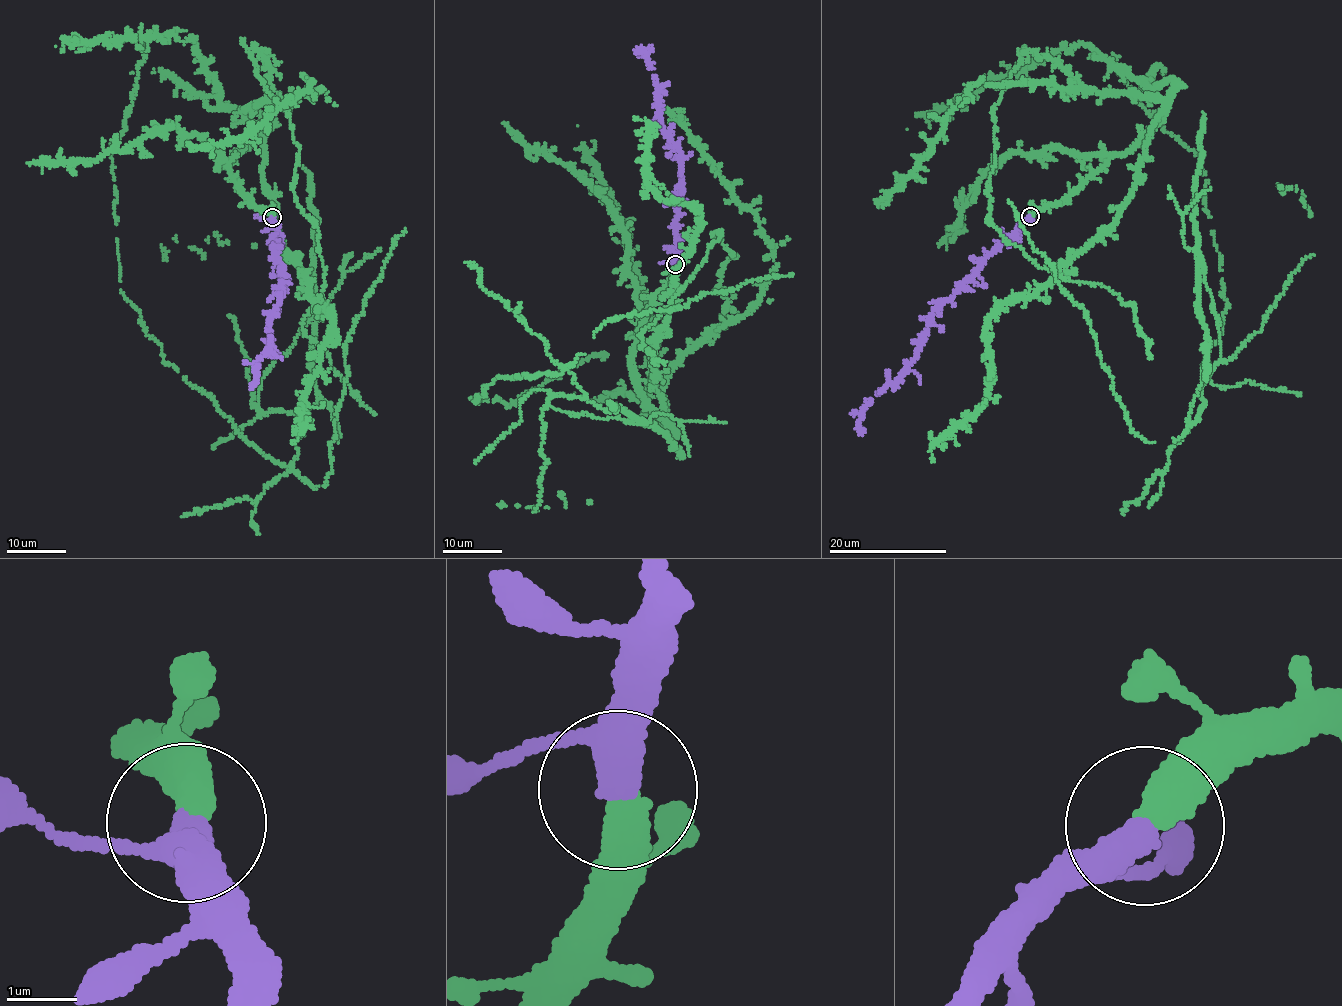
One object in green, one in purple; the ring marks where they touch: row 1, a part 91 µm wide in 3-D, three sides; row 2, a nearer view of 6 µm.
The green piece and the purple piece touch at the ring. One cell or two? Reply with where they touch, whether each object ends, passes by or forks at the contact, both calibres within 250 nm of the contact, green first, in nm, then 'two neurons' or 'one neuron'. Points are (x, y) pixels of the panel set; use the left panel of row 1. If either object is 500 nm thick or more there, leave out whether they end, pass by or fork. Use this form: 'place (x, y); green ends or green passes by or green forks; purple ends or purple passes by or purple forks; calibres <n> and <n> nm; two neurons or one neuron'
place (272, 217); green ends; purple passes by; calibres 480 and 360 nm; one neuron

